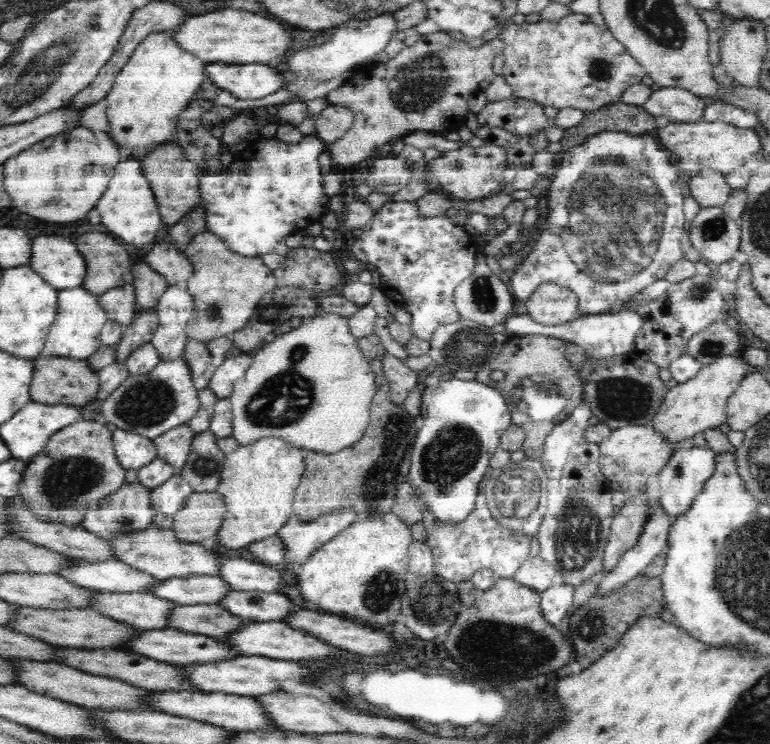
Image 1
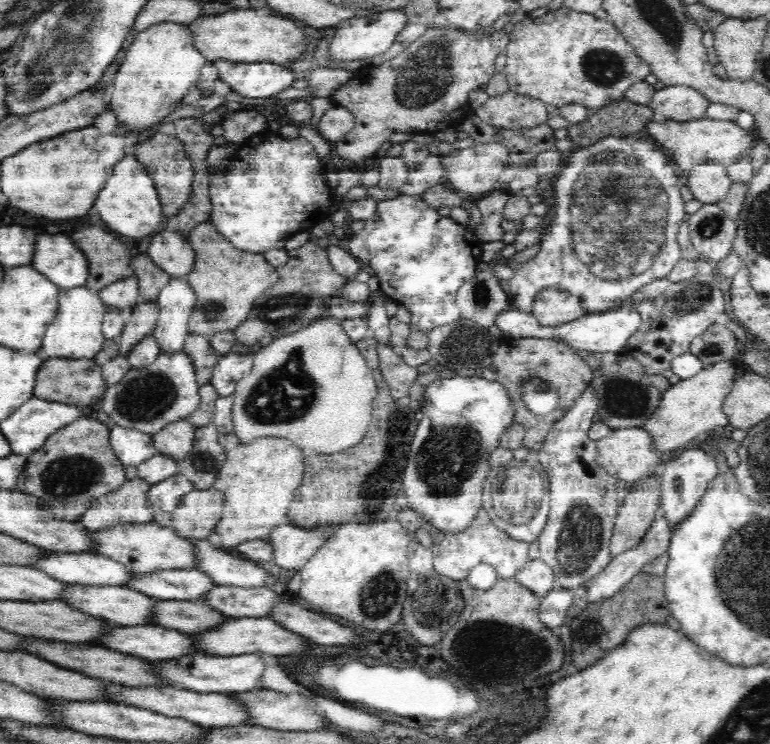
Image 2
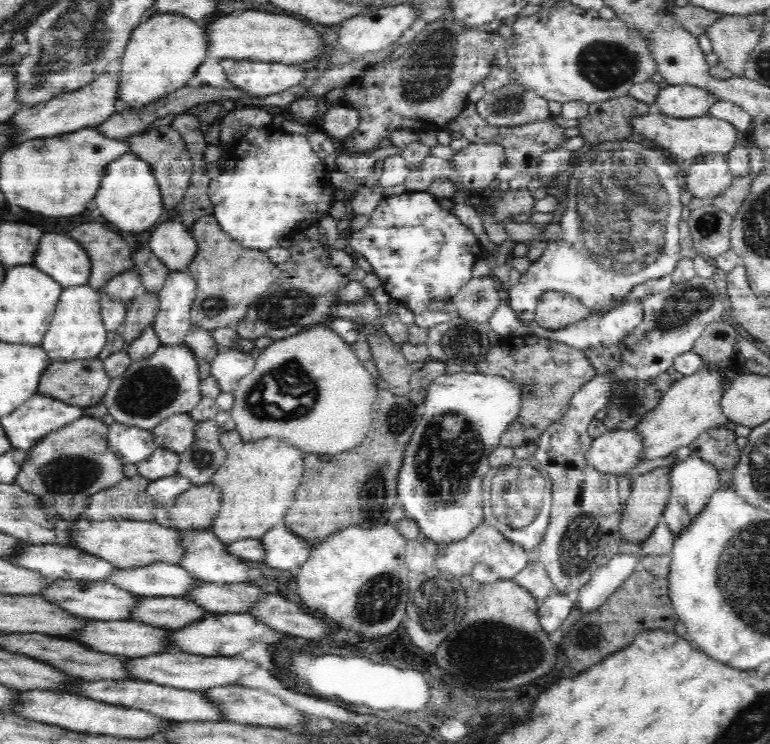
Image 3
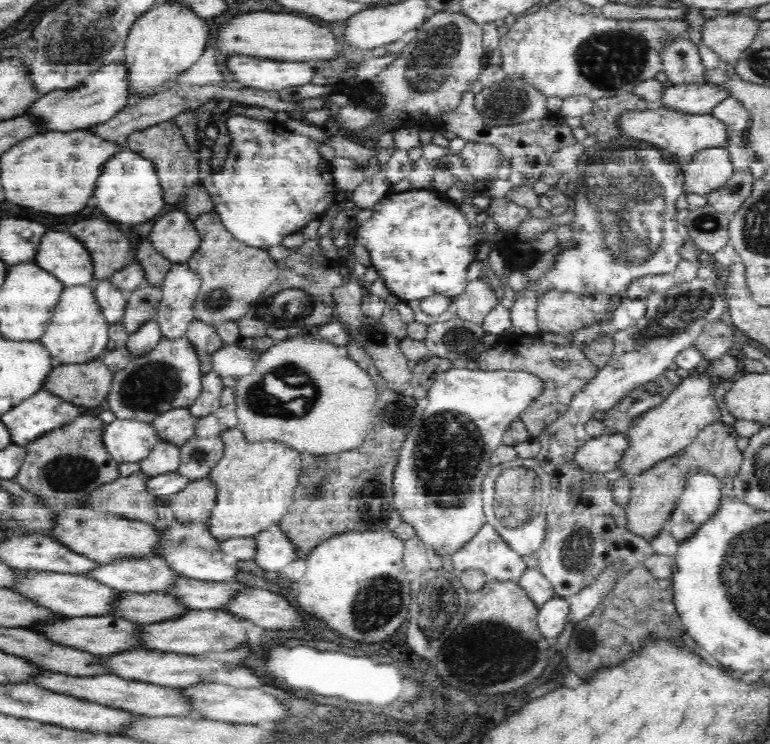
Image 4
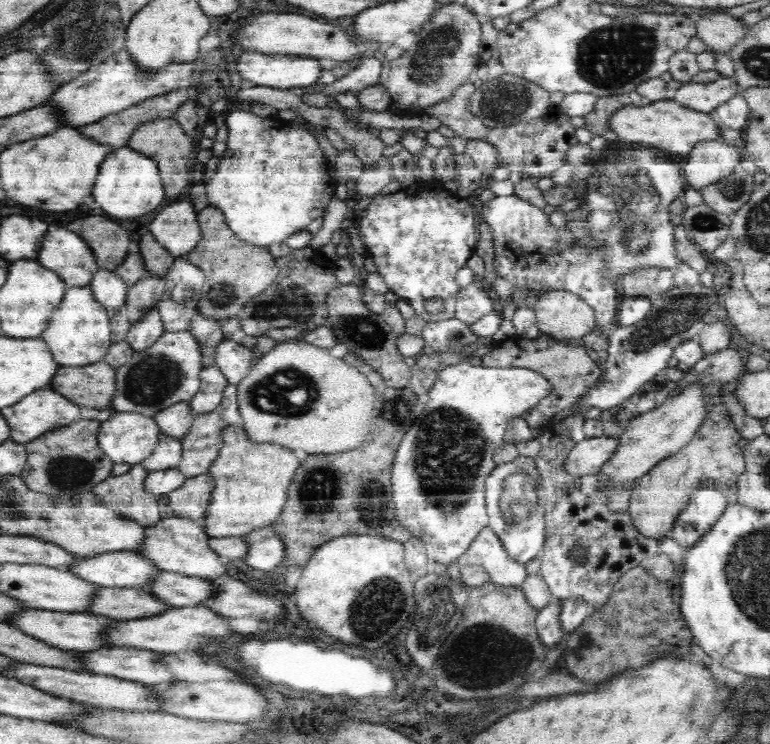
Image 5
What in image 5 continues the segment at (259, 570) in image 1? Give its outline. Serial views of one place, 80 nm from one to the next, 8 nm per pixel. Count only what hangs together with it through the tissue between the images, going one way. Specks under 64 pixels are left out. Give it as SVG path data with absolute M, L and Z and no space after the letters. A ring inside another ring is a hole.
M174 515L154 525L147 524L143 544L138 546L135 552L146 556L146 559L150 559L151 564L161 571L210 580L210 578L228 575L224 564L220 562L220 556L210 550L208 546L210 540L211 537L205 532L204 527L198 526L191 519L182 519Z

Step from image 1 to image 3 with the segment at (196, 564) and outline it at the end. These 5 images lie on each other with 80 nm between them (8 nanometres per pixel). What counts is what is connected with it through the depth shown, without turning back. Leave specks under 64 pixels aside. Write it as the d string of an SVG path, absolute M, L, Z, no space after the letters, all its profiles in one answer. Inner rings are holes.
M78 520L74 522L74 538L76 538L76 548L86 550L86 553L96 557L104 558L118 569L139 568L155 564L156 561L162 563L178 565L182 560L183 548L179 541L179 532L176 529L164 528L155 521L142 520L104 520L90 521Z

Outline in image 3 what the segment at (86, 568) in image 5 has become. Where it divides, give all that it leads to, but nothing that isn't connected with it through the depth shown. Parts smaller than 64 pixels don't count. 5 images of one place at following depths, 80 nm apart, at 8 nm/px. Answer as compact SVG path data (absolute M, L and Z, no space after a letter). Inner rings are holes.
M156 561L139 568L118 569L106 581L139 597L176 596L187 597L190 588L202 581L191 576L178 565Z

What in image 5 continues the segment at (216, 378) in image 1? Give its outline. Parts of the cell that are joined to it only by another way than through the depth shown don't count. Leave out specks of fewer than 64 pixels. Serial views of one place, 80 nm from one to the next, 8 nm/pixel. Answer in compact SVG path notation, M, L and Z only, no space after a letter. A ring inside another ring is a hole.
M231 338L223 339L215 350L214 365L222 371L229 384L237 385L248 374L257 356L255 349L249 349Z

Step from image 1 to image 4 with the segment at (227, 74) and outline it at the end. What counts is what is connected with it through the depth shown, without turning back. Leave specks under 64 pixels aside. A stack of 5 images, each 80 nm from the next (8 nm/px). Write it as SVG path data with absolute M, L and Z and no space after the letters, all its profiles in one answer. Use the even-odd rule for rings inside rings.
M232 56L226 62L228 76L244 86L278 91L310 83L315 74L314 62L287 62L250 56Z

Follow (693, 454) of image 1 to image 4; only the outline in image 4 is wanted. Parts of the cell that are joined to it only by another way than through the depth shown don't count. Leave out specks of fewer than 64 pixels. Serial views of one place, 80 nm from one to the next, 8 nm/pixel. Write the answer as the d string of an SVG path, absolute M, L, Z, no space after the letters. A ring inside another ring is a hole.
M696 471L686 477L684 494L665 531L679 542L692 539L721 510L725 500L722 487L721 479L710 473Z

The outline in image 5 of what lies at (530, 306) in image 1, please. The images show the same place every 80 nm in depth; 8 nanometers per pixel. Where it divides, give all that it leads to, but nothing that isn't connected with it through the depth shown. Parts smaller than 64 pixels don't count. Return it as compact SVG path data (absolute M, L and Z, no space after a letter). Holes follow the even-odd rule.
M565 290L546 291L532 301L540 332L557 339L586 336L596 329L596 312L576 294Z

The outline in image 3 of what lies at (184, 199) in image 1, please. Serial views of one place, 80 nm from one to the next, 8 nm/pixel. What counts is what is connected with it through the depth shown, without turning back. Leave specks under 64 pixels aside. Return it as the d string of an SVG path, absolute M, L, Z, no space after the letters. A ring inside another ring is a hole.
M165 125L146 133L132 135L127 140L130 143L130 152L144 159L152 167L164 208L172 210L182 202L194 172L190 153L187 151L181 134L170 125Z

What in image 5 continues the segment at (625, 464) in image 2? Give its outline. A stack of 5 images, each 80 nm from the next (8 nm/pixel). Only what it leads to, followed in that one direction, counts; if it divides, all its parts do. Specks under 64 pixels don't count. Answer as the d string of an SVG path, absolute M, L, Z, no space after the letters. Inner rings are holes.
M606 435L581 440L568 452L562 469L566 469L566 474L574 478L596 474L614 456L618 444L618 437Z

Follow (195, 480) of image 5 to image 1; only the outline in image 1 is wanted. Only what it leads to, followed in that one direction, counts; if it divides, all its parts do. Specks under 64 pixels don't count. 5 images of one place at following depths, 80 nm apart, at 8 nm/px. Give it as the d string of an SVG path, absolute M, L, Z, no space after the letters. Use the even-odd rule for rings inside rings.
M217 490L193 492L172 519L178 541L201 543L219 534L227 509L225 499Z

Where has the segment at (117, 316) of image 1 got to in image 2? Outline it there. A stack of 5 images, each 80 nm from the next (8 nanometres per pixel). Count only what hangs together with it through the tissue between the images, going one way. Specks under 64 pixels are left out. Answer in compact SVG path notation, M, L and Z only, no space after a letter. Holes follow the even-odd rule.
M133 275L122 278L118 282L112 282L106 288L102 288L99 295L105 306L119 308L128 314L140 302L138 279Z

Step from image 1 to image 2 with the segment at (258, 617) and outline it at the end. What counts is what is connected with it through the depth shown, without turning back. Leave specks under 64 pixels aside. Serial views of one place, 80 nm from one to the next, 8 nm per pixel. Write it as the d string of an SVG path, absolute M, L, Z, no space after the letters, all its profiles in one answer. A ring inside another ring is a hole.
M217 584L203 594L203 600L228 617L256 616L267 618L279 595L269 586L244 588Z

